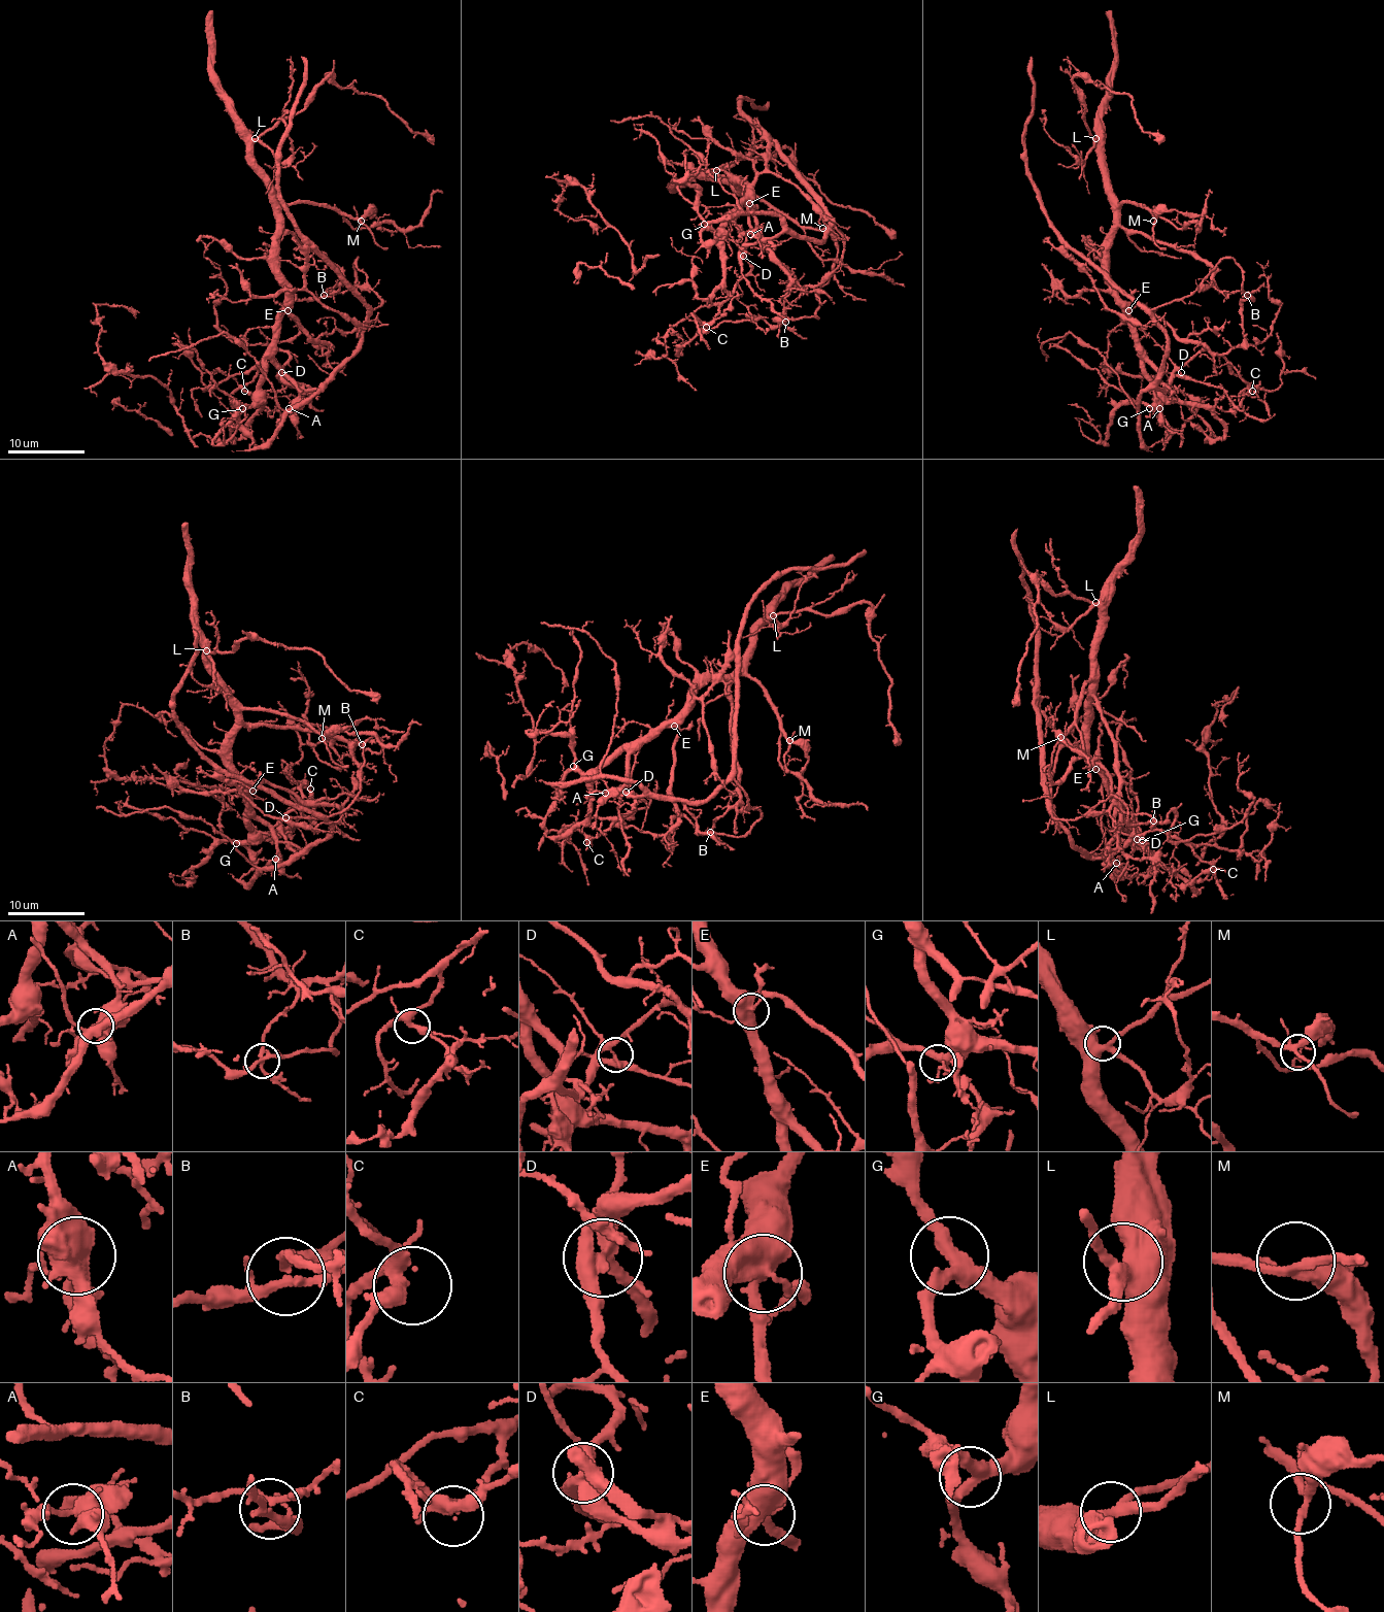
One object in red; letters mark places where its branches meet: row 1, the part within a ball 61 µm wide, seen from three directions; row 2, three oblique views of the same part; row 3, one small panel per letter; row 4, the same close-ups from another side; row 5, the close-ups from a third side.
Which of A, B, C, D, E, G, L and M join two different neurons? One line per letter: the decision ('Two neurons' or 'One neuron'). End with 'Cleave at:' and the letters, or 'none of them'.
A: One neuron
B: Two neurons
C: One neuron
D: Two neurons
E: One neuron
G: One neuron
L: One neuron
M: One neuron
Cleave at: B, D

